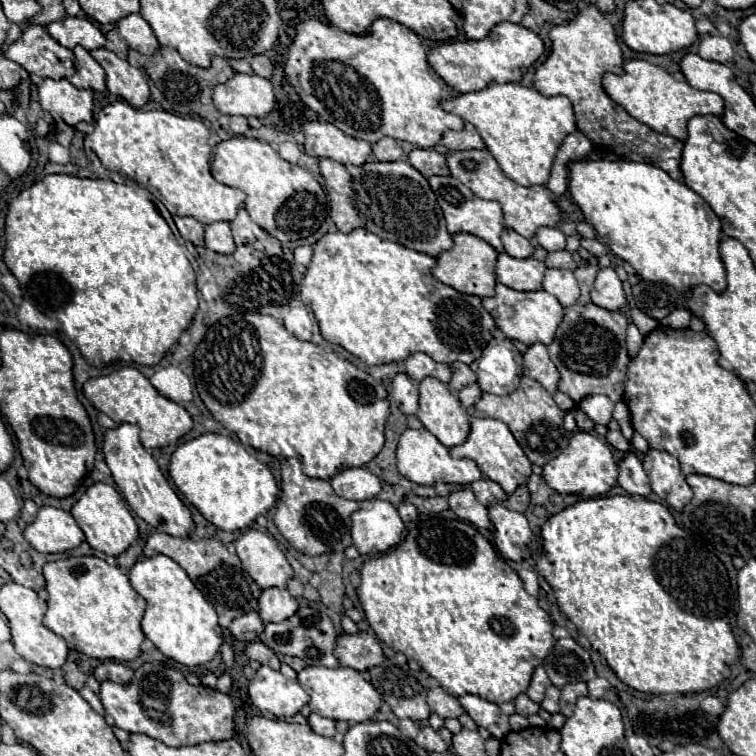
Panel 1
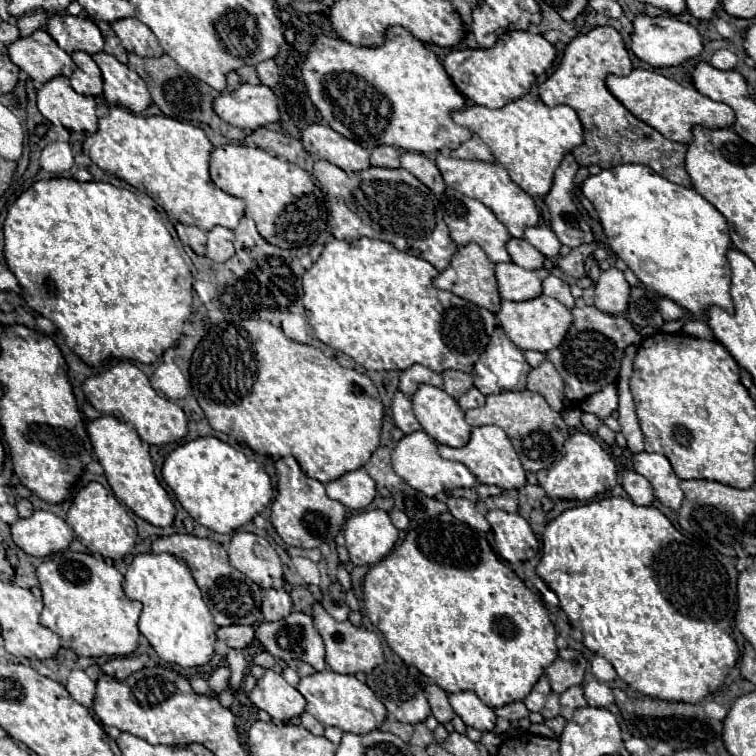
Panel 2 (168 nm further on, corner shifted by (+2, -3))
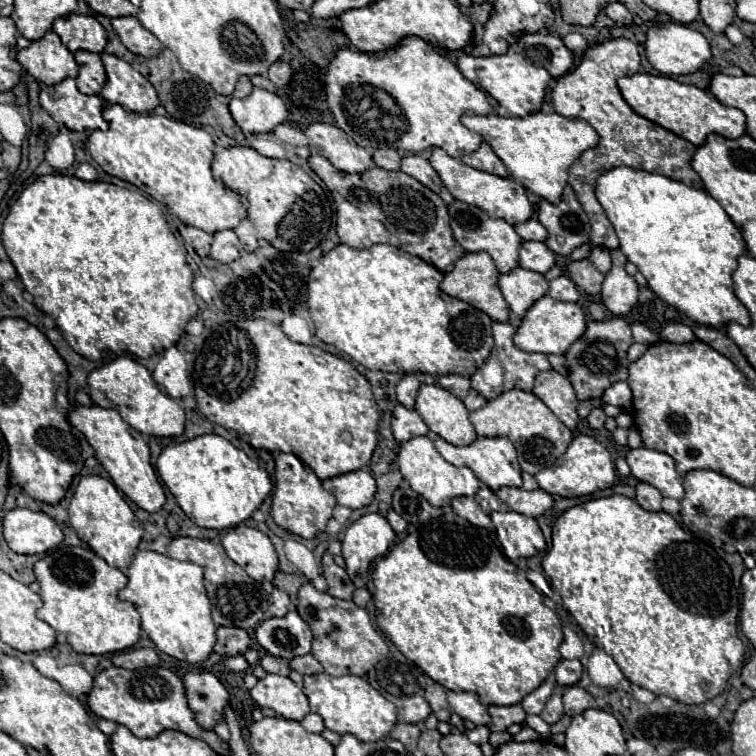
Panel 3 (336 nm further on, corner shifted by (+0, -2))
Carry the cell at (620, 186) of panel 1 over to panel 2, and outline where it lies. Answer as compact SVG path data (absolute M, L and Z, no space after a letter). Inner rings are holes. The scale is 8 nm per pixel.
M623 164L601 170L599 174L589 176L581 190L593 202L613 252L651 292L677 302L681 308L693 314L703 314L711 306L719 306L733 314L733 300L729 294L731 268L727 262L727 250L731 248L729 224L725 216L699 192L693 188L677 186L643 164Z

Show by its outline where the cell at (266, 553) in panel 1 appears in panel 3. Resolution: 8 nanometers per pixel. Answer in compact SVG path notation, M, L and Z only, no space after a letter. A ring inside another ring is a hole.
M243 523L227 529L225 533L225 551L231 561L247 571L251 579L273 581L279 571L279 561L271 539L259 529L245 527Z

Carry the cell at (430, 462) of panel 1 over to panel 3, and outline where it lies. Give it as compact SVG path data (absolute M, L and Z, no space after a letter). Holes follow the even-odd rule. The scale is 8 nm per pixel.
M425 435L413 437L413 439L409 439L407 443L401 445L401 449L397 453L397 465L399 465L399 471L401 471L403 479L409 481L411 489L421 493L435 507L449 507L451 499L457 497L457 495L473 497L477 493L477 489L481 487L479 479L475 477L475 473L469 467L455 467L455 465L447 463L437 453L433 441Z

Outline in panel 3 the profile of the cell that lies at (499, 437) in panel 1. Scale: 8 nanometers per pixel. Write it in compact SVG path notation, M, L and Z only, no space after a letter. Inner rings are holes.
M439 435L433 437L433 443L437 447L437 451L443 455L445 461L449 461L451 465L465 465L469 467L479 481L483 481L489 489L499 489L499 487L523 487L523 479L521 479L521 465L517 461L517 451L513 447L513 443L507 437L477 437L471 445L465 447L457 447L451 445L447 441L443 441Z

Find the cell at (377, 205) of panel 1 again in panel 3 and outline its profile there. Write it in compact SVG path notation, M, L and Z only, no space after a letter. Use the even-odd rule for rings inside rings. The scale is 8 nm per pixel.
M311 155L309 167L321 177L333 195L337 205L337 235L341 243L355 249L389 243L435 265L441 273L449 273L453 263L465 253L451 233L449 213L443 199L407 173L375 167L365 171L365 175L351 175L335 169L321 155Z

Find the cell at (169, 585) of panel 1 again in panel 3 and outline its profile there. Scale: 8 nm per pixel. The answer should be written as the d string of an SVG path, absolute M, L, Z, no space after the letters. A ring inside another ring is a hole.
M143 549L135 553L127 569L127 579L129 583L119 591L119 597L137 607L141 627L155 647L179 661L203 663L217 641L217 625L211 619L211 605L203 587L203 567Z

